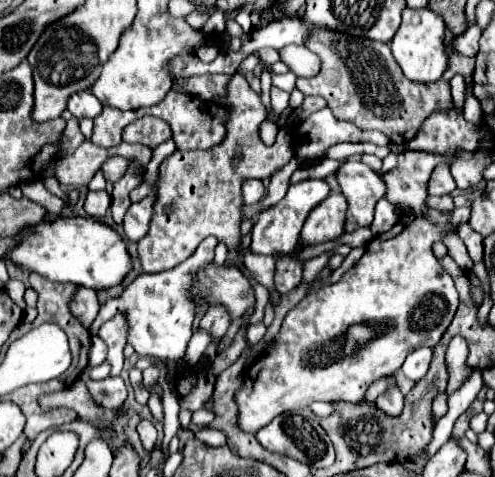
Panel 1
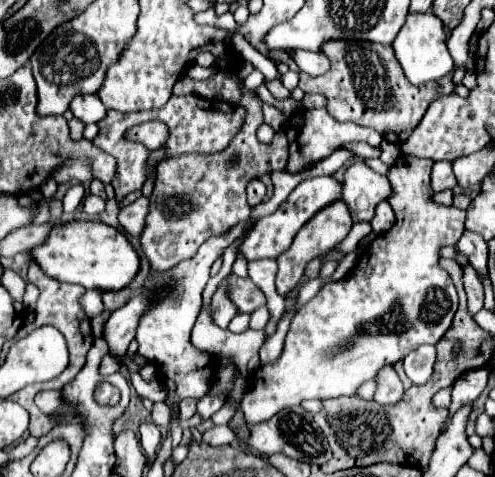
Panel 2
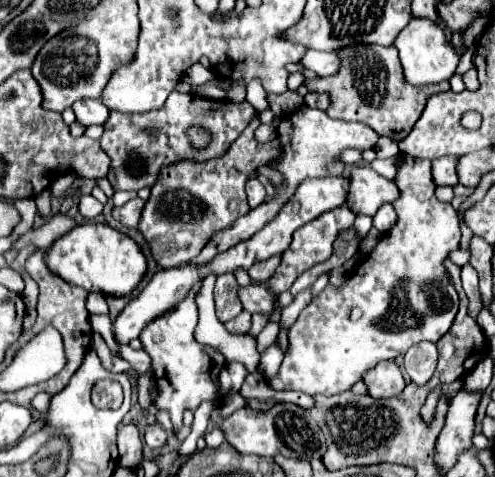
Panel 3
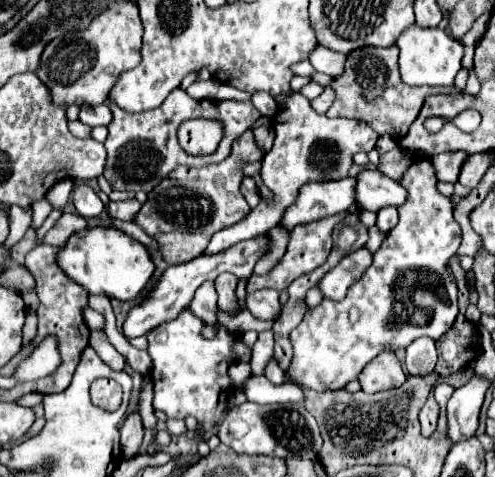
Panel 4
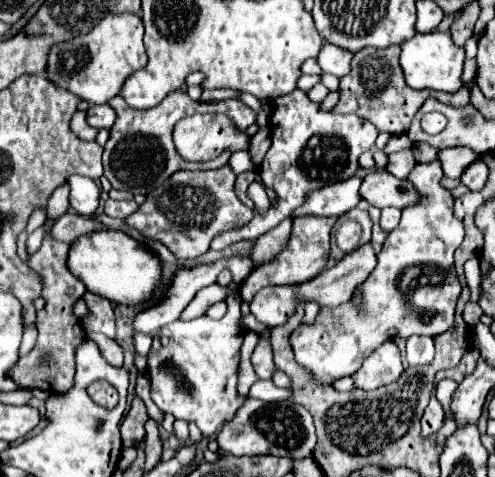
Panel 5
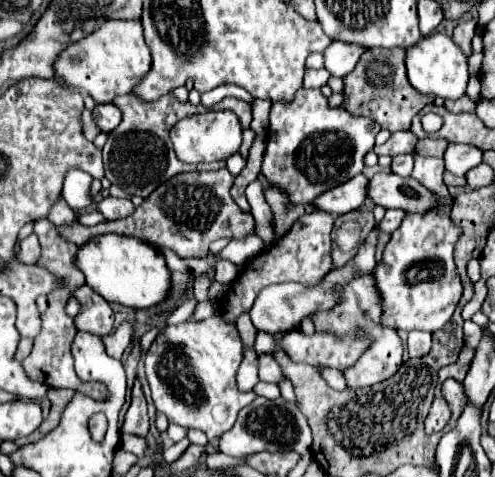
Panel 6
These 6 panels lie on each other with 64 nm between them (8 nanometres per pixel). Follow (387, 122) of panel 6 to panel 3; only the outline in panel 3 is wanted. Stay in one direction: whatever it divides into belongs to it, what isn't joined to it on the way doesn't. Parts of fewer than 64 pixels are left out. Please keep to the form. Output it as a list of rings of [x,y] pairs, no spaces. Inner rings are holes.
[[[356,44],[338,52],[342,66],[338,74],[328,78],[318,78],[314,82],[306,82],[312,92],[330,92],[332,104],[326,110],[330,118],[362,122],[376,130],[380,136],[390,136],[400,142],[412,130],[412,124],[420,118],[422,108],[428,96],[448,90],[448,82],[430,84],[424,90],[412,88],[404,84],[404,76],[400,72],[400,60],[394,46],[376,46],[376,44]]]

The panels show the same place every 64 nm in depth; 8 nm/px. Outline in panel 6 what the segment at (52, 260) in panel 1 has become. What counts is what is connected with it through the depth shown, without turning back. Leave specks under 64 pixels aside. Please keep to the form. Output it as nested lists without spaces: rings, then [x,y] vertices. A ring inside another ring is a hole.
[[[120,234],[96,236],[96,240],[80,246],[80,270],[84,272],[88,286],[104,300],[130,308],[150,308],[160,304],[168,296],[172,284],[164,254],[156,246]]]

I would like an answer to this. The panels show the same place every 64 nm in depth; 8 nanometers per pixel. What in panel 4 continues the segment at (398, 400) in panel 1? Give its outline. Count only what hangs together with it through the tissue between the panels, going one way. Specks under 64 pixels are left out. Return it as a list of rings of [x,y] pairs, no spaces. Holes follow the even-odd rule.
[[[380,352],[358,374],[358,382],[360,382],[362,390],[368,394],[380,392],[382,388],[400,386],[400,384],[404,384],[404,380],[406,380],[406,374],[394,352]]]

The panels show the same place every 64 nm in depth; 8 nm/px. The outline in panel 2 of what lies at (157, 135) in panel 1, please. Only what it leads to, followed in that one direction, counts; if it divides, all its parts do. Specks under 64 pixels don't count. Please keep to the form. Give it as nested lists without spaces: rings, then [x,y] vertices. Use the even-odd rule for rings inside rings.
[[[160,122],[138,124],[136,128],[128,130],[128,140],[142,142],[146,148],[156,150],[164,144],[164,140],[168,140],[168,128],[164,128],[164,124],[160,124]]]

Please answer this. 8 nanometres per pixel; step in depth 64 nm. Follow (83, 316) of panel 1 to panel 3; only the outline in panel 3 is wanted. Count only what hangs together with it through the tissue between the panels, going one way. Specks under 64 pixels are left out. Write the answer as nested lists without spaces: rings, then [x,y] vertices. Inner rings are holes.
[[[100,292],[90,294],[90,312],[92,314],[108,314],[108,302],[106,296]]]

